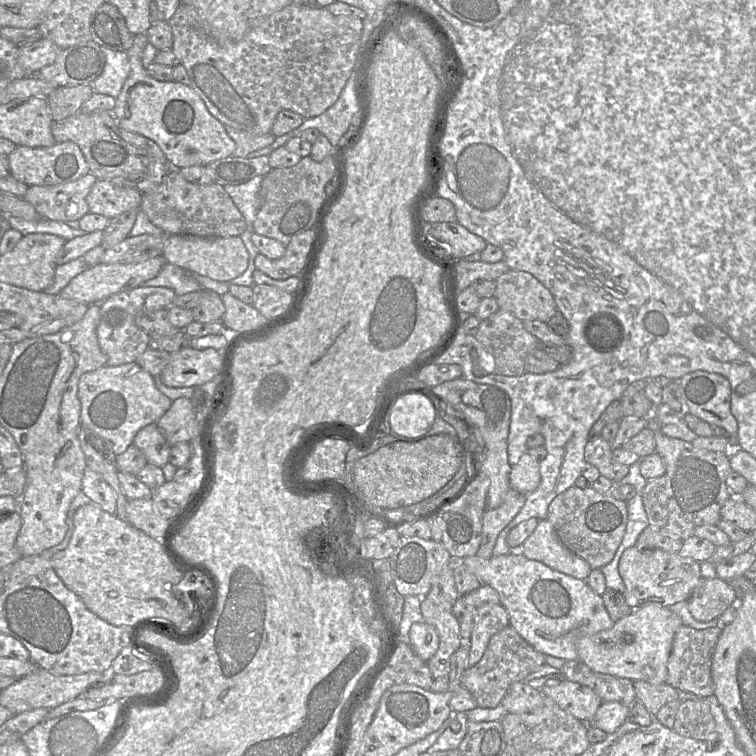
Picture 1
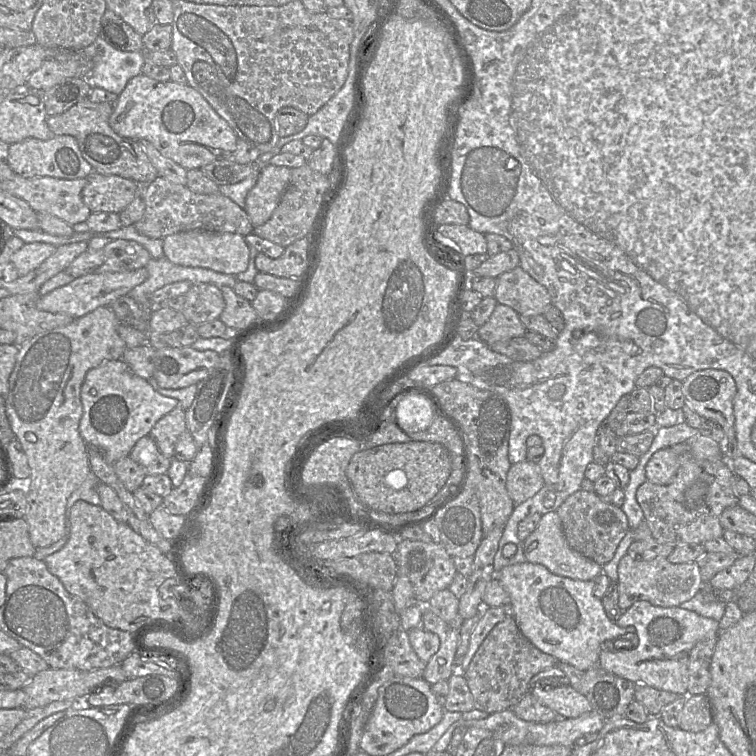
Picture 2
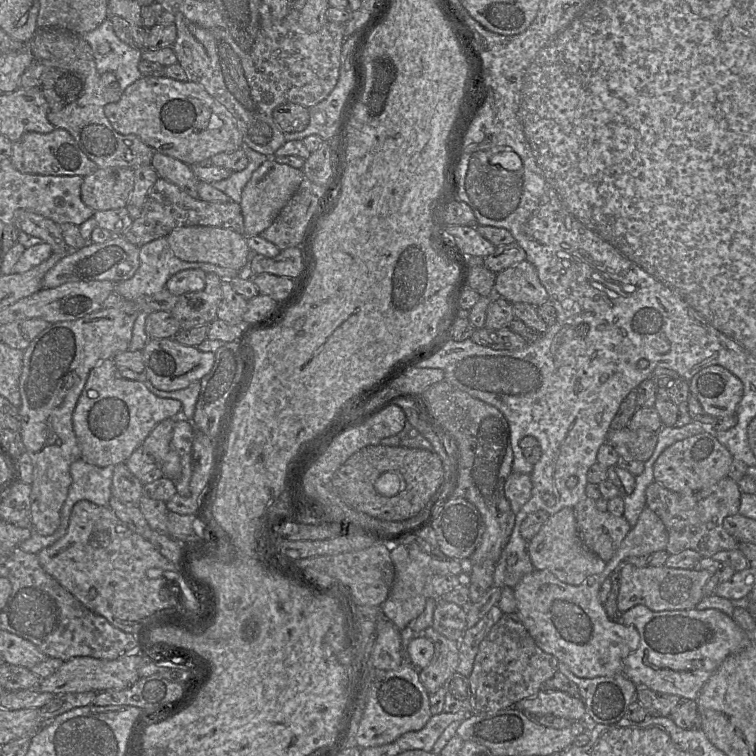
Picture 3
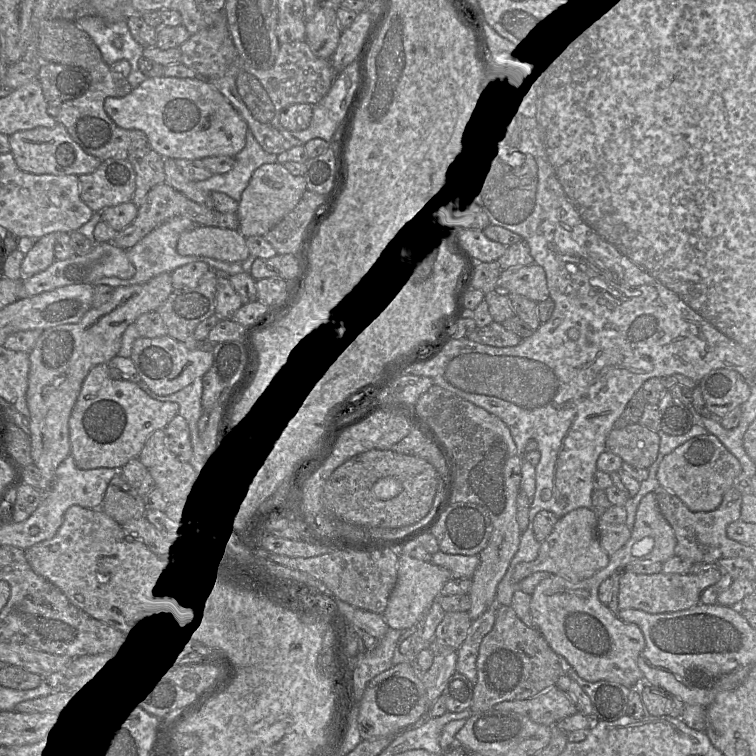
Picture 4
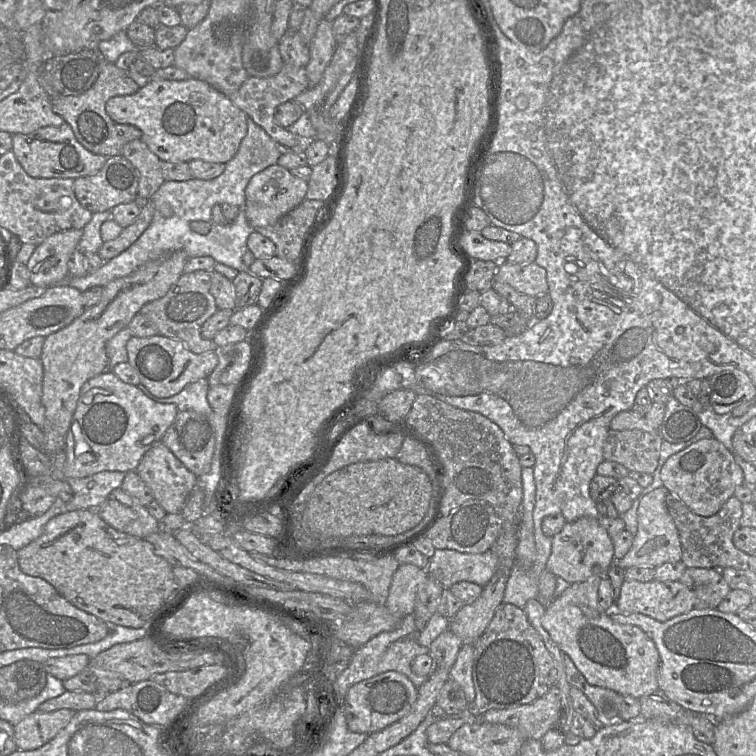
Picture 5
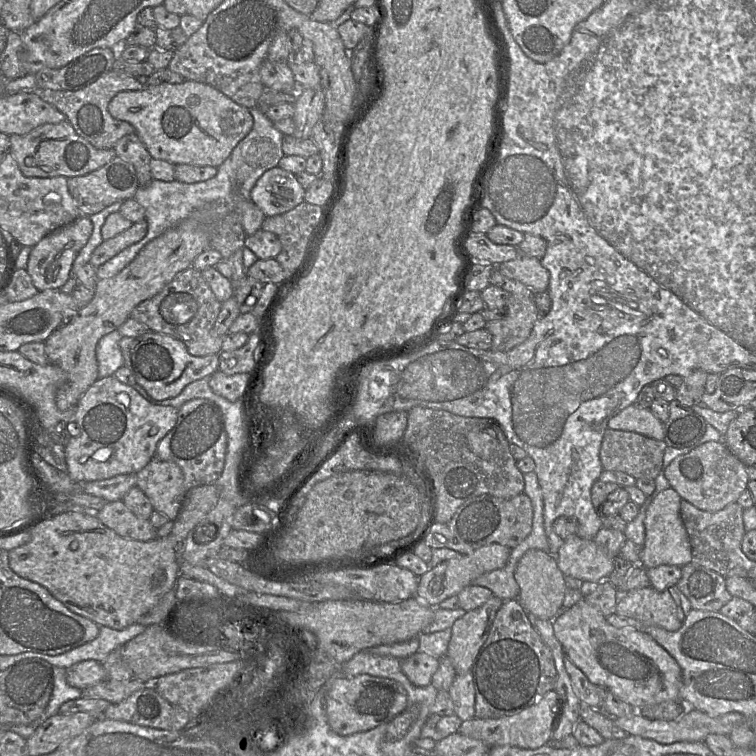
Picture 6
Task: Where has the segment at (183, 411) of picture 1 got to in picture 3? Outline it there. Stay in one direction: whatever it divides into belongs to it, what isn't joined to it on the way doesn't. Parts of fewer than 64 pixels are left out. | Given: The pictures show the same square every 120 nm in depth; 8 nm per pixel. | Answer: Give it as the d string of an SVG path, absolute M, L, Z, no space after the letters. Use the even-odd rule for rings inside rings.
M165 419L157 424L142 444L143 450L157 463L163 476L177 481L181 475L179 455L172 447L175 419Z

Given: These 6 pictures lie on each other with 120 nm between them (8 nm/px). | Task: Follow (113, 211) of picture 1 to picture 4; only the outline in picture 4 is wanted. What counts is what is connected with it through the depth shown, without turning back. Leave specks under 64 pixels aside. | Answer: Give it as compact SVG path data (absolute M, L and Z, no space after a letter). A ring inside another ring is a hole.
M128 160L103 161L91 174L79 176L80 198L94 212L130 202L136 189L136 175Z

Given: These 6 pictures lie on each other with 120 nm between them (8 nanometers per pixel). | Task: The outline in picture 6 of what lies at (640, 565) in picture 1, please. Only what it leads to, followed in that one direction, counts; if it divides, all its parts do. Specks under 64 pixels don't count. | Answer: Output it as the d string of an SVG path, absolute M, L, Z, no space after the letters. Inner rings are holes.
M677 585L663 590L645 587L621 593L615 613L636 619L644 625L679 630L692 606Z

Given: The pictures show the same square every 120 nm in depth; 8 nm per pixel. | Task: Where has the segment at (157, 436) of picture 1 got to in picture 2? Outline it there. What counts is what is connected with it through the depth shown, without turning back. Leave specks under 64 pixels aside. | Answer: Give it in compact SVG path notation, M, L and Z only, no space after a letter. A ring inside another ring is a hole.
M149 435L136 442L129 457L144 468L145 476L166 474L171 464L171 459L161 454Z

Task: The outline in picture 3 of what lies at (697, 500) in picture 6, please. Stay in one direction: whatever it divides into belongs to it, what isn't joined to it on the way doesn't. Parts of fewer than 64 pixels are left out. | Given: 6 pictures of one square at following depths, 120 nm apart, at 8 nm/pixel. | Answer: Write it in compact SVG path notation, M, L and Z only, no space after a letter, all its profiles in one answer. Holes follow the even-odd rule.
M703 432L665 448L653 465L654 481L671 491L693 493L727 477L732 460L732 454L713 433Z

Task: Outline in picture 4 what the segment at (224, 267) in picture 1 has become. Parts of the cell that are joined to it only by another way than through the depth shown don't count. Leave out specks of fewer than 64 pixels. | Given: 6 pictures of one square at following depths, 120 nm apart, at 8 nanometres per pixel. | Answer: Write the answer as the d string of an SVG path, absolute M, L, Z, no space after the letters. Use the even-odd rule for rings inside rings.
M201 225L184 231L176 249L181 256L203 256L232 263L242 263L250 256L246 238L238 230Z

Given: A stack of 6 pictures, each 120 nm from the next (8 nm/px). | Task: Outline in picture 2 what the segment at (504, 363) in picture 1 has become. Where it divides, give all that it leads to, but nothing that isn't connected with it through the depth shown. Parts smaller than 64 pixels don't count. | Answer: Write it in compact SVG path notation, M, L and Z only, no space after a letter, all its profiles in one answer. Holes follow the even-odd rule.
M497 303L486 323L478 328L476 337L491 345L515 337L524 337L525 332L520 315L511 307Z

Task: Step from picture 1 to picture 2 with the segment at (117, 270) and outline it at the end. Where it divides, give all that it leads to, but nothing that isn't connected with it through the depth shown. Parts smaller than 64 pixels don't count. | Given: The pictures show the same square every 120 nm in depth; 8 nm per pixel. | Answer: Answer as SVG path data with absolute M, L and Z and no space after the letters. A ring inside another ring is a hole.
M145 267L128 272L106 272L87 274L75 278L69 284L56 288L50 293L40 296L36 308L50 313L64 313L73 318L80 318L98 307L110 307L116 299L128 293L148 278Z

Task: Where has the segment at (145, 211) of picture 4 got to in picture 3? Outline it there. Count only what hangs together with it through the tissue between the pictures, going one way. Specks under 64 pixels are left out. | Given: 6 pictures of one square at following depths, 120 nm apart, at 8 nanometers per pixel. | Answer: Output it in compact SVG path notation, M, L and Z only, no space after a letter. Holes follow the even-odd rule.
M158 178L144 201L140 216L133 220L123 237L137 247L141 247L158 238L167 237L176 228L186 226L226 228L244 235L240 203L234 201L207 202L200 198L193 198L175 184Z

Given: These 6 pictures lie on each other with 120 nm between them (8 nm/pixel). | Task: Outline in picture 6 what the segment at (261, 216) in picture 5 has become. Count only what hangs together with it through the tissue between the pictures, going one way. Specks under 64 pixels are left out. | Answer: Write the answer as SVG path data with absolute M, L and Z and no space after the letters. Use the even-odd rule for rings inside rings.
M276 166L260 176L250 195L265 216L275 216L302 203L305 192L295 174Z

